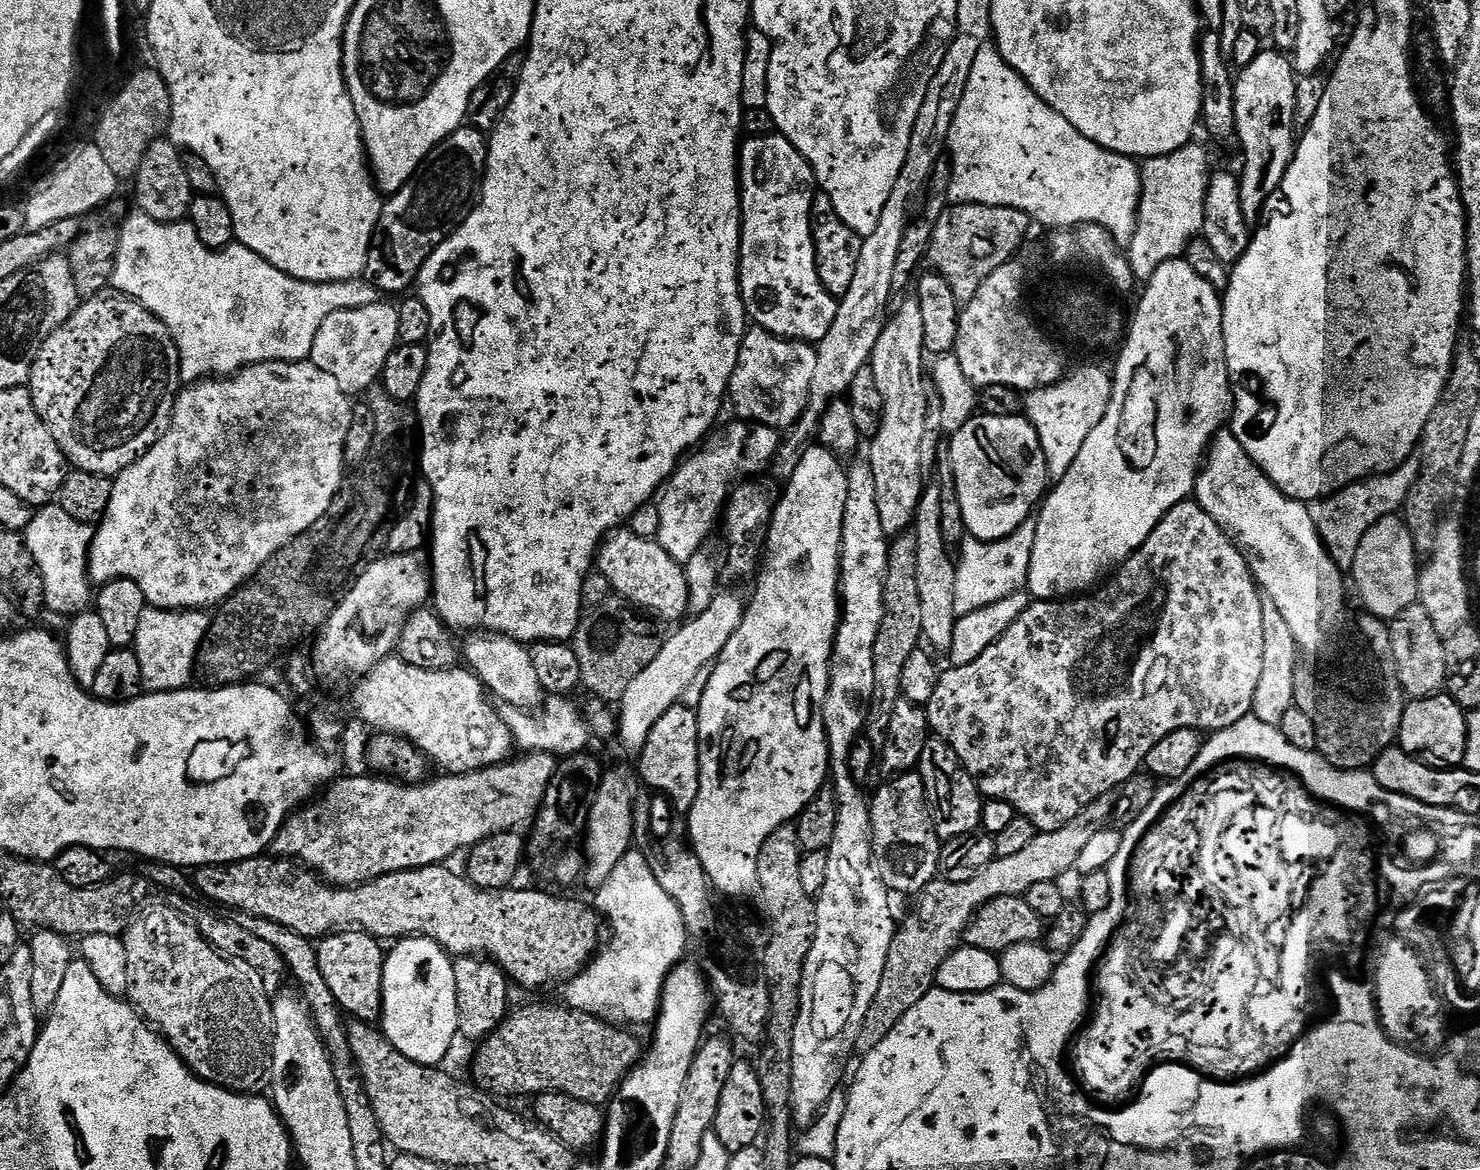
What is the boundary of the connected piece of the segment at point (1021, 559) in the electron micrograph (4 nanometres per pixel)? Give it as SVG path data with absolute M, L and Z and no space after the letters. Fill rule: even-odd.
M1027 522L1001 540L985 542L971 538L965 539L965 544L960 548L960 557L954 564L955 576L950 583L952 588L950 607L957 617L999 602L1002 598L1021 591L1027 585L1035 533L1035 527Z

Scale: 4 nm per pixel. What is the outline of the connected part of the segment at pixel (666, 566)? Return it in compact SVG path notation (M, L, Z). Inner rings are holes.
M616 530L598 549L598 568L608 584L632 604L661 616L664 620L685 619L688 612L688 580L681 567L656 540L638 538L631 530Z

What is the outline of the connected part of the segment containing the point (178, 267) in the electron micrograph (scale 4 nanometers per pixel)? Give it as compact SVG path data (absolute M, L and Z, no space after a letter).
M143 214L135 215L129 215L123 221L125 224L118 228L110 284L117 293L136 301L163 324L171 343L172 340L176 343L176 352L180 355L180 376L184 382L223 378L262 362L285 360L294 364L307 361L312 355L318 326L322 326L330 314L381 303L382 293L363 278L329 284L302 282L282 274L239 242L230 243L225 248L207 248L191 223L163 224Z

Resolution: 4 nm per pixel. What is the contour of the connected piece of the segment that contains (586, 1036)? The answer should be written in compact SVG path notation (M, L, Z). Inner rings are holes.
M532 1004L529 1008L509 1011L507 1016L479 1045L480 1053L472 1064L472 1076L488 1092L496 1096L535 1097L542 1092L561 1092L575 1100L599 1105L607 1101L619 1088L621 1080L642 1059L642 1044L631 1036L631 1031L617 1026L599 1016L579 1012L576 1008L543 1008Z

